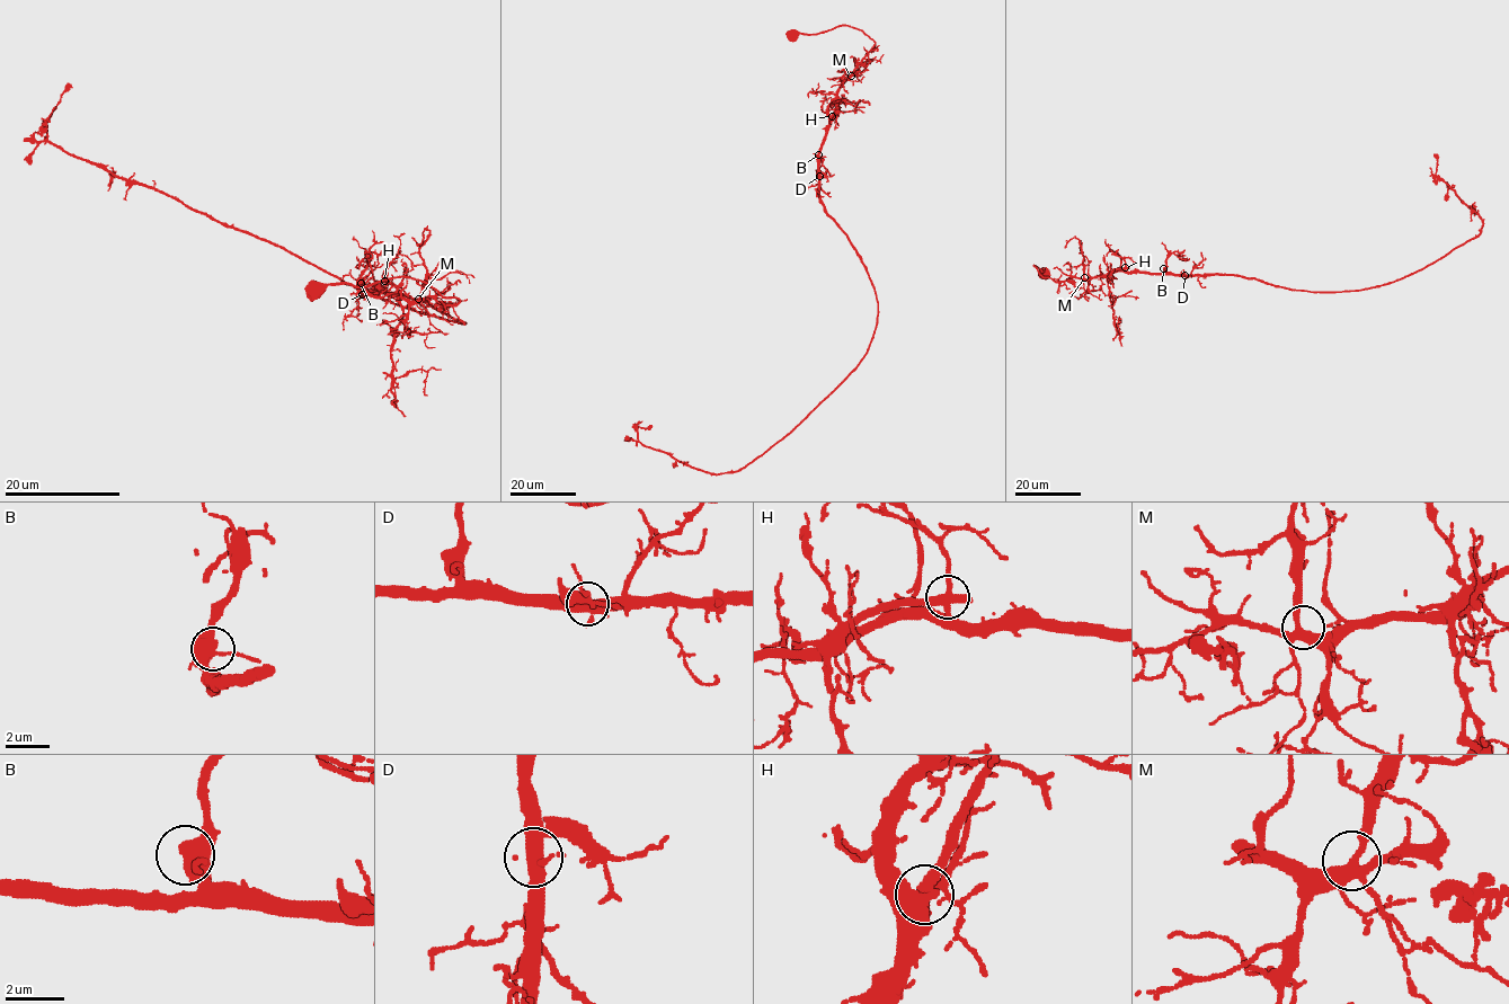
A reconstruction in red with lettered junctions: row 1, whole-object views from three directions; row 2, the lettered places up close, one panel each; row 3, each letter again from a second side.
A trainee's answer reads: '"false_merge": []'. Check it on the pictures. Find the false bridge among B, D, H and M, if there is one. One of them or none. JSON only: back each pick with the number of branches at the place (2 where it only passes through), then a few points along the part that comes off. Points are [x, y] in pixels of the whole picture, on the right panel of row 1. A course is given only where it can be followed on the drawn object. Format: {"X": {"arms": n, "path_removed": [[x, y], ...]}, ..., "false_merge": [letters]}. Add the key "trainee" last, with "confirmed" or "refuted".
{"H": {"arms": 4, "path_removed": [[1125, 268], [1114, 271], [1108, 277], [1114, 321], [1117, 323], [1119, 318], [1117, 325], [1121, 332]]}, "false_merge": ["H"], "trainee": "refuted"}

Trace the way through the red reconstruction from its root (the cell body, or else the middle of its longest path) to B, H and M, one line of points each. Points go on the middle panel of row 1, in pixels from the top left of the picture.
B: (791, 36), (848, 25), (861, 29), (875, 43), (830, 105), (828, 129), (818, 154)
H: (791, 36), (848, 25), (861, 29), (875, 43), (839, 90), (839, 103), (832, 116)
M: (791, 36), (823, 33), (841, 25), (861, 29), (875, 44), (851, 76)

